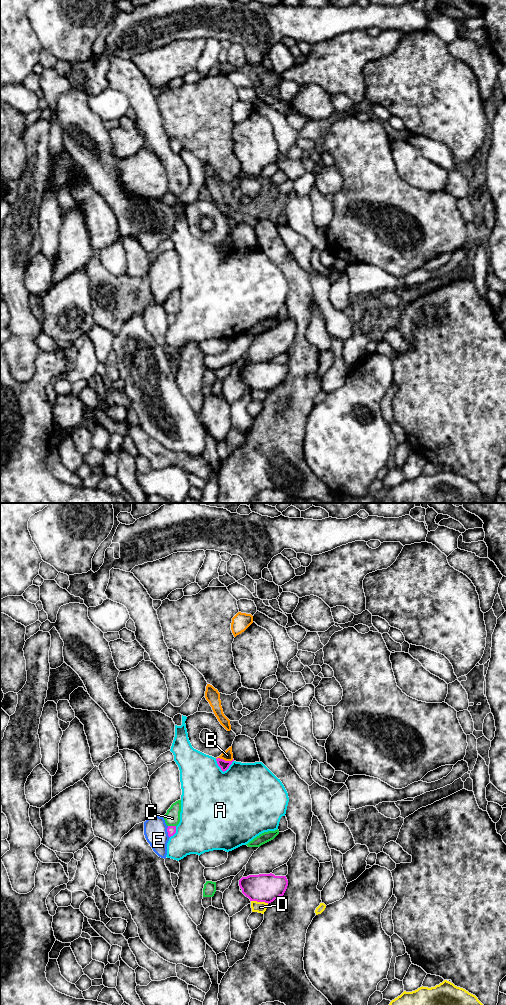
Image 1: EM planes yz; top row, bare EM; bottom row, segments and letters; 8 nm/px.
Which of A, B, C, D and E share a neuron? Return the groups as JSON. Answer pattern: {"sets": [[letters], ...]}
{"sets": [["A"], ["B"], ["C"], ["D"], ["E"]]}

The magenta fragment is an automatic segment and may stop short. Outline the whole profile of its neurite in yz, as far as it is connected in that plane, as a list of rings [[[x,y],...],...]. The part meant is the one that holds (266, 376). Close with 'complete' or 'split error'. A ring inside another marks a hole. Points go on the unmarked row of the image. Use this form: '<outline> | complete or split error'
[[[272,361],[249,363],[239,368],[239,374],[250,389],[269,392],[284,383],[288,368],[286,364],[275,364]]] | complete

